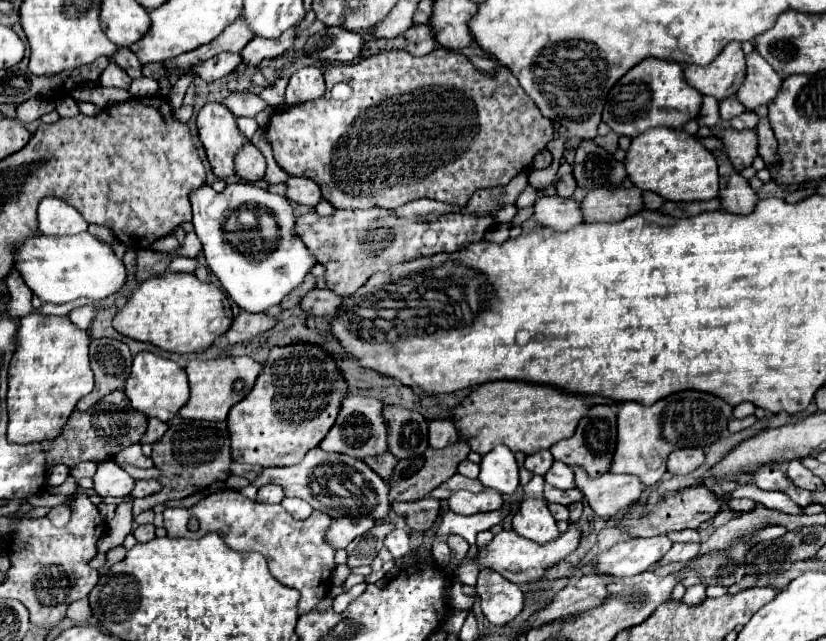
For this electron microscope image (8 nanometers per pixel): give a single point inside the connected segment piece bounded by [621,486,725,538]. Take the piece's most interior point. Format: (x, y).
(688, 508)

